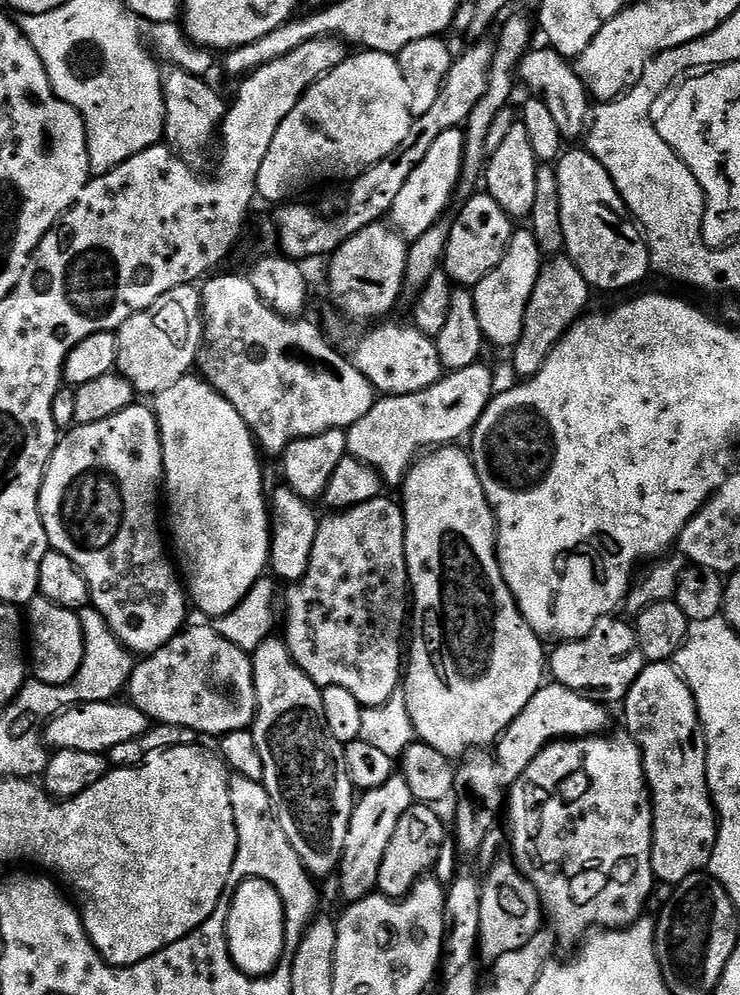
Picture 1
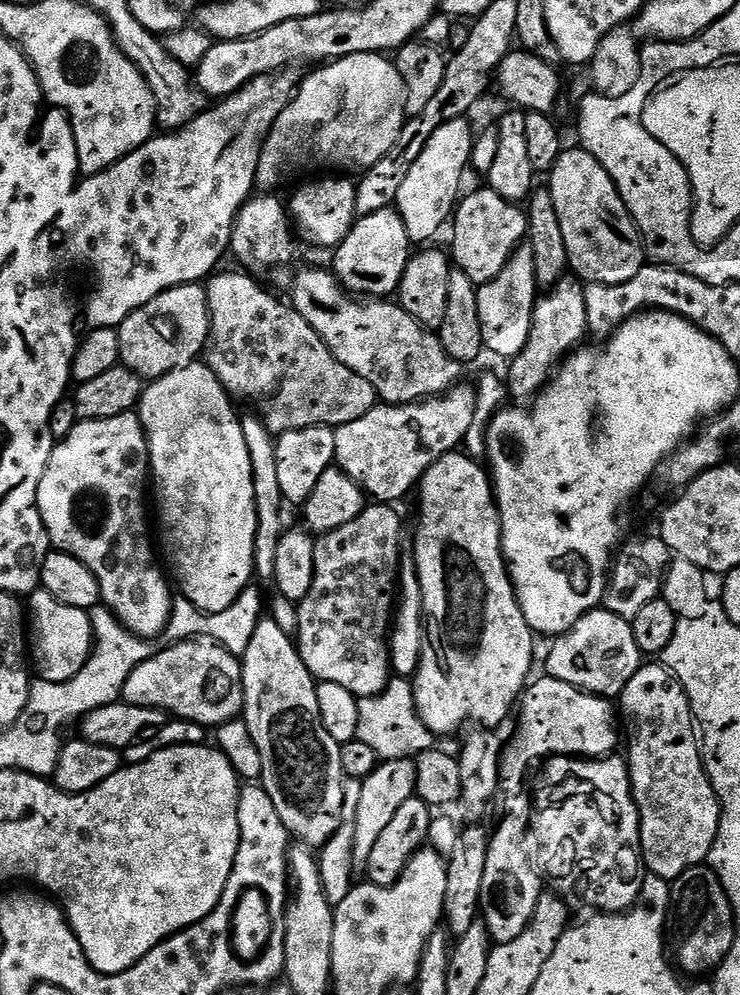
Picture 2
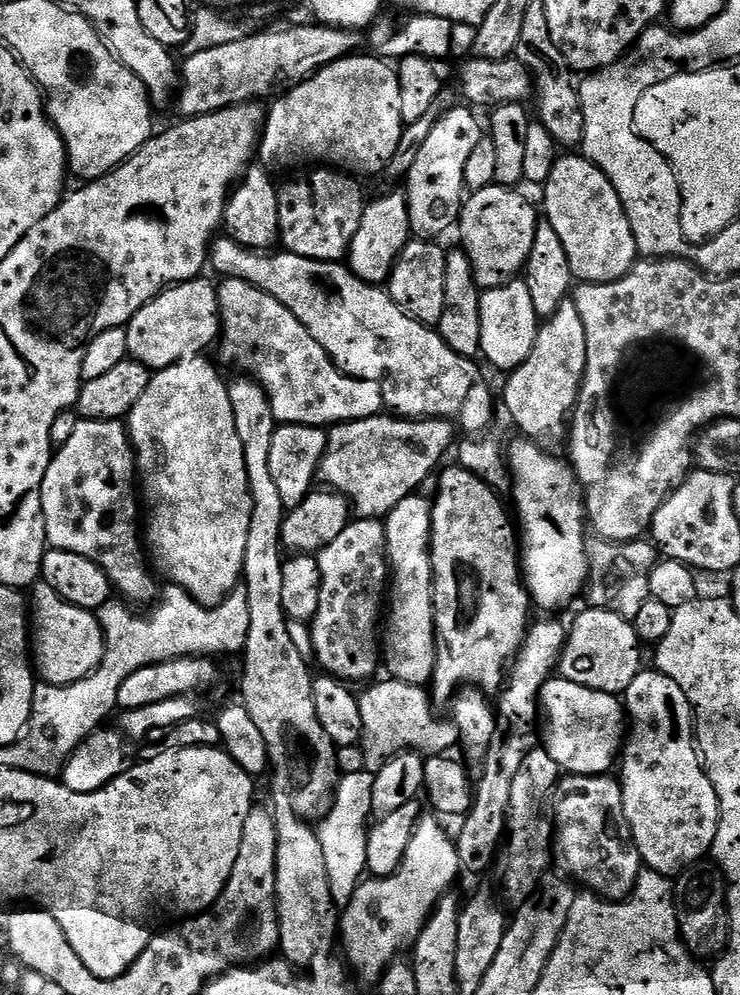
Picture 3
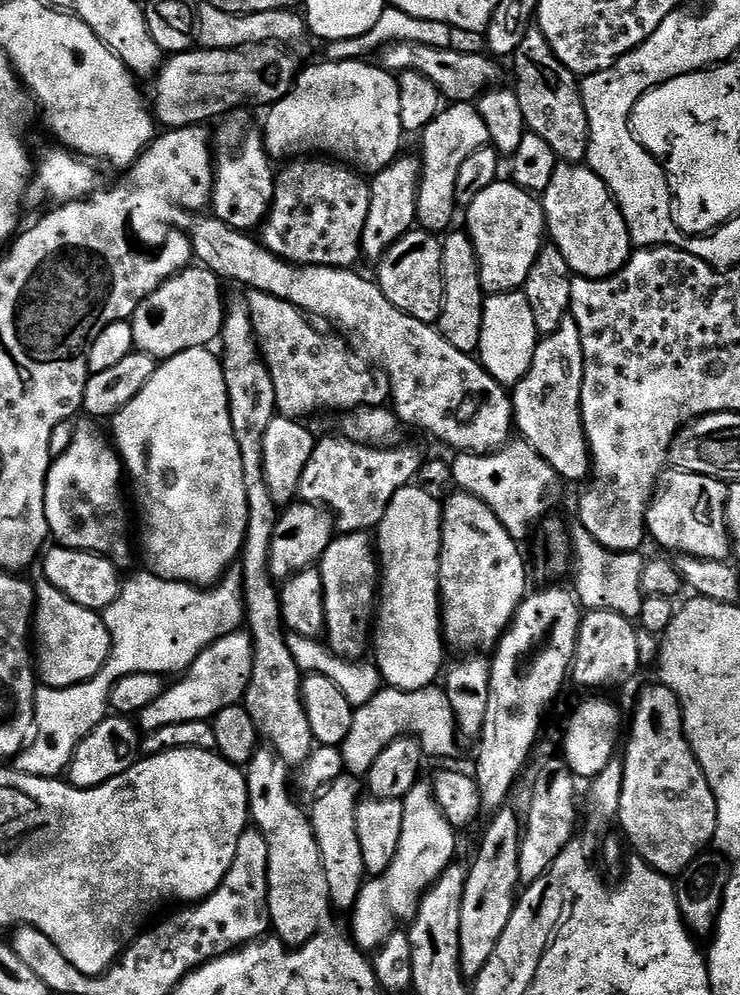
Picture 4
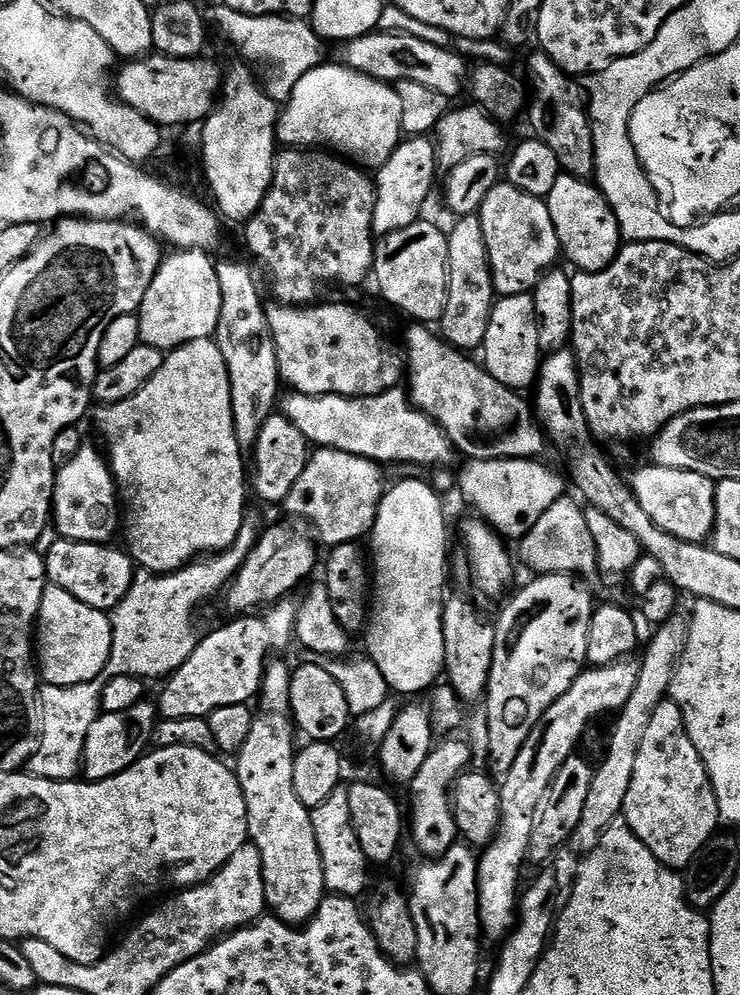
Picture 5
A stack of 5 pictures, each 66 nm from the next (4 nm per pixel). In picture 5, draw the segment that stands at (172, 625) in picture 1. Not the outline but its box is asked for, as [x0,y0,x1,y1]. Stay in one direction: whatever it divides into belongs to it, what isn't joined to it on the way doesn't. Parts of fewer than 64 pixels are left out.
[50,442,122,544]

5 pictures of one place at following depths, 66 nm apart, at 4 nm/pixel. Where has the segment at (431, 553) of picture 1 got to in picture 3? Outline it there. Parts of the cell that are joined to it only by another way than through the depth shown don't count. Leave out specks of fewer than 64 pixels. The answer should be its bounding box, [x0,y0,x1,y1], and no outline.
[430,466,530,705]

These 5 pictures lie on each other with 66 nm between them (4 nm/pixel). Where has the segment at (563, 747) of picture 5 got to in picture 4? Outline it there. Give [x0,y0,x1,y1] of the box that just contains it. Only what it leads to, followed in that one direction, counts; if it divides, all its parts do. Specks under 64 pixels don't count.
[460,783,530,978]

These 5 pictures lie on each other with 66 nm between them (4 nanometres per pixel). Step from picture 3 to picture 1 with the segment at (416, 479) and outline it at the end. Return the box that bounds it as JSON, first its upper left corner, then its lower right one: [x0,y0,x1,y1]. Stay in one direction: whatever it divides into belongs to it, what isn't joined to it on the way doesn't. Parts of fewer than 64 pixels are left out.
[347,362,493,485]

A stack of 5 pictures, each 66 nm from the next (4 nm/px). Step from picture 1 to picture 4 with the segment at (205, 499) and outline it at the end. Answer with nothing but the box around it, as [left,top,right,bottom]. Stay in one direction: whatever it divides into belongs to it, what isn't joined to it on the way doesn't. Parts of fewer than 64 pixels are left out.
[111,347,248,586]

